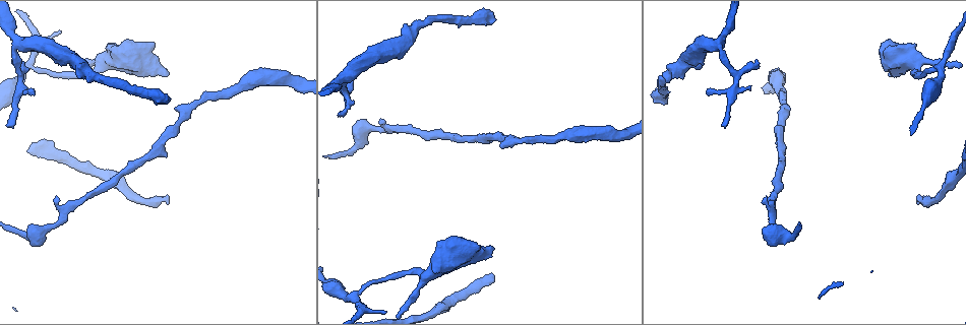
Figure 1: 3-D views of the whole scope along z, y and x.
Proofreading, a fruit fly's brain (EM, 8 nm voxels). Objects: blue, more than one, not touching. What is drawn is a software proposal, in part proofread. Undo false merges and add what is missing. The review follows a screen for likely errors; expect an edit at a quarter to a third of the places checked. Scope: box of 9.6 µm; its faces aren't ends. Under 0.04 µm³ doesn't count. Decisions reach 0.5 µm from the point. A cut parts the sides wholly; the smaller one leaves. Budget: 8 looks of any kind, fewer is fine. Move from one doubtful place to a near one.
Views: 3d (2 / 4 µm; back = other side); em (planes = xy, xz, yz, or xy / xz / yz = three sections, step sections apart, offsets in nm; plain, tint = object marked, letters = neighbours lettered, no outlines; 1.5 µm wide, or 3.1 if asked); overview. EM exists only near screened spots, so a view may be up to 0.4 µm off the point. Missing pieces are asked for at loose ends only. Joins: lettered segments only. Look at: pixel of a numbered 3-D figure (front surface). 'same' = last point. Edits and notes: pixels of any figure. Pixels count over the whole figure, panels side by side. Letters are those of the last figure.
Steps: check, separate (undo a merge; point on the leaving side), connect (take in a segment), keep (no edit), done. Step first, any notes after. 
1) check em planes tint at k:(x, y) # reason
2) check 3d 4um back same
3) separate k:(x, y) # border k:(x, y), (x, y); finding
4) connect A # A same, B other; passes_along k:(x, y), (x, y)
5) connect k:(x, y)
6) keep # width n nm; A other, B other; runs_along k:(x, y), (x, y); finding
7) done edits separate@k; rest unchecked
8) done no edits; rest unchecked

check em planes letters at 1:(920, 195) # an open end

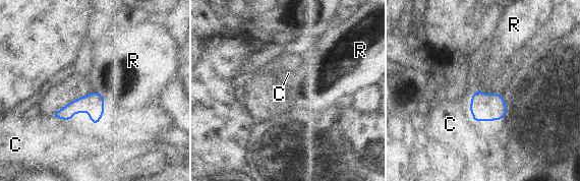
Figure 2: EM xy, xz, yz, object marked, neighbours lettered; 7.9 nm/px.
keep # C other, R other; border 2:(92, 91), (104, 96); none of them fits

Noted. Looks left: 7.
check 3d 4um at 1:(724, 126) # branch stops here

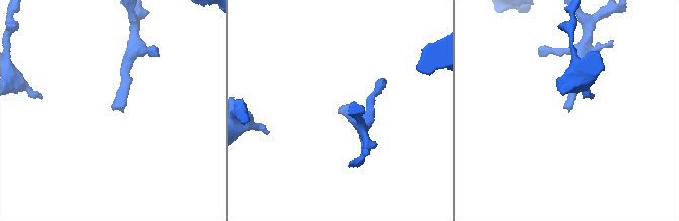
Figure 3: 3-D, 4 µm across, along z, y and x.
check em planes plain at 3:(570, 109) # now the EM

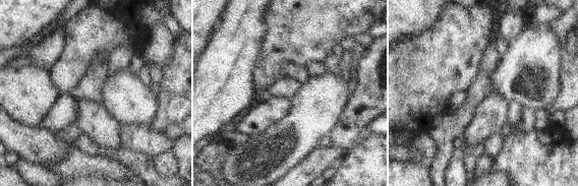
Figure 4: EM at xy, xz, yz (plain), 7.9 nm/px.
check em planes letters same

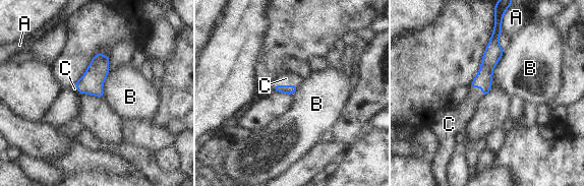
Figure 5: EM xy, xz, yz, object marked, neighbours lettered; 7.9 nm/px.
connect C # A other, B other, C same; passes_along 5:(290, 89), (284, 85), (286, 78); it goes on there

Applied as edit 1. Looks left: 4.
check em planes letters at 1:(16, 46) # sudden change in width

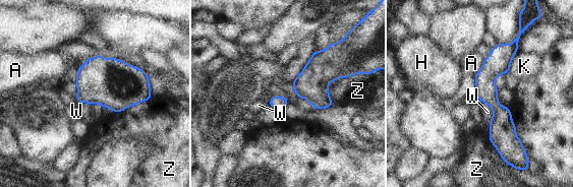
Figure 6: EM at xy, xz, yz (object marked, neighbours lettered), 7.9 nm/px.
keep # longest_contact Z 320 nm; A other, H other, K other, W other, Z other; runs_along 6:(515, 43), (490, 70), (509, 147); continuous, no second neuron

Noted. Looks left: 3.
done edits connect@5; rest unchecked

